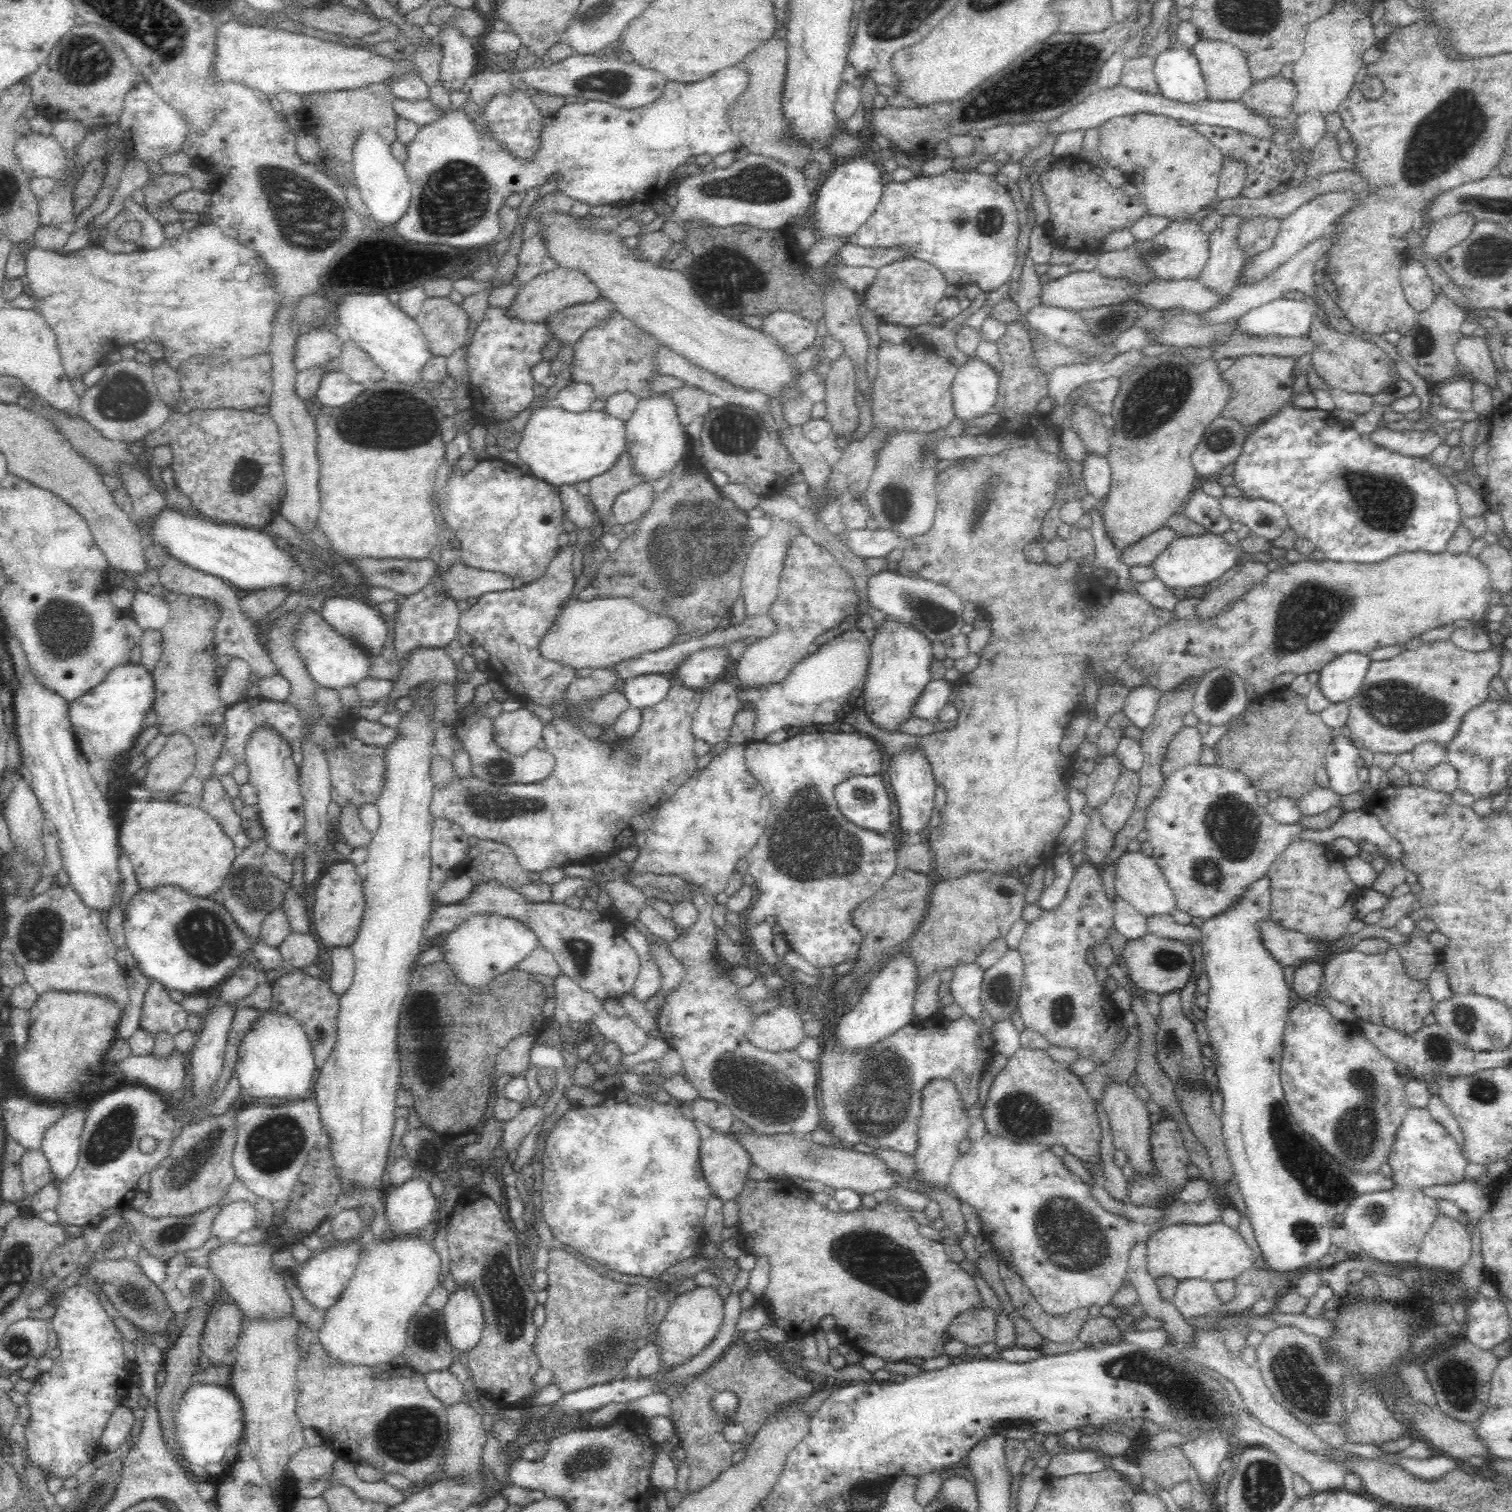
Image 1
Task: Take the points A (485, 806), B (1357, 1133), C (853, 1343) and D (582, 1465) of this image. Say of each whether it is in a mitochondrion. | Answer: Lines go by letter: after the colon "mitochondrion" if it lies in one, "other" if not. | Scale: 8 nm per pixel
A: mitochondrion
B: mitochondrion
C: other
D: mitochondrion

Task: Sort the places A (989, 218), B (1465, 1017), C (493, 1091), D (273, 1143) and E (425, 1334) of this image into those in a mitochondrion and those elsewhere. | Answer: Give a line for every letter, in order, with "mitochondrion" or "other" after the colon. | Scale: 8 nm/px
A: mitochondrion
B: mitochondrion
C: other
D: mitochondrion
E: mitochondrion

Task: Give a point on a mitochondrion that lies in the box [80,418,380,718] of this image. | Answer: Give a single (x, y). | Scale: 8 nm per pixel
(246, 476)

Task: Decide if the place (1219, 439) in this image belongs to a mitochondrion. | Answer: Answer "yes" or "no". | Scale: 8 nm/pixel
yes

